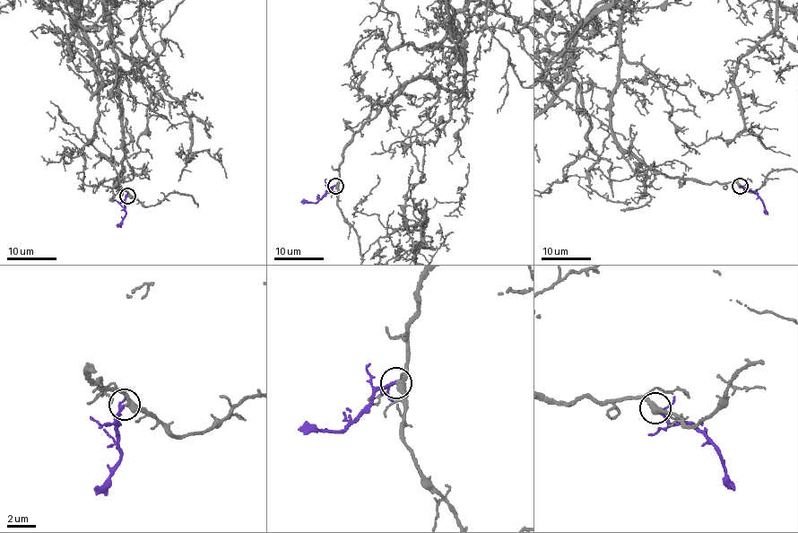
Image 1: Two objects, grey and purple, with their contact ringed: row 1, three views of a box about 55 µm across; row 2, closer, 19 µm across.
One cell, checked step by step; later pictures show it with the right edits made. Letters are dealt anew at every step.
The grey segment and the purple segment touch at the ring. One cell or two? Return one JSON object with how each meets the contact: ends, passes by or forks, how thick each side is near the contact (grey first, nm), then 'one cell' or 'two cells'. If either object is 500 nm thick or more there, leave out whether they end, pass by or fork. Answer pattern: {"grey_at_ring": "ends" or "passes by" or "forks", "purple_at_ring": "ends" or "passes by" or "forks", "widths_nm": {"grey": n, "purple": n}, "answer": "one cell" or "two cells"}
{"grey_at_ring": "passes by", "purple_at_ring": "passes by", "widths_nm": {"grey": 360, "purple": 150}, "answer": "one cell"}

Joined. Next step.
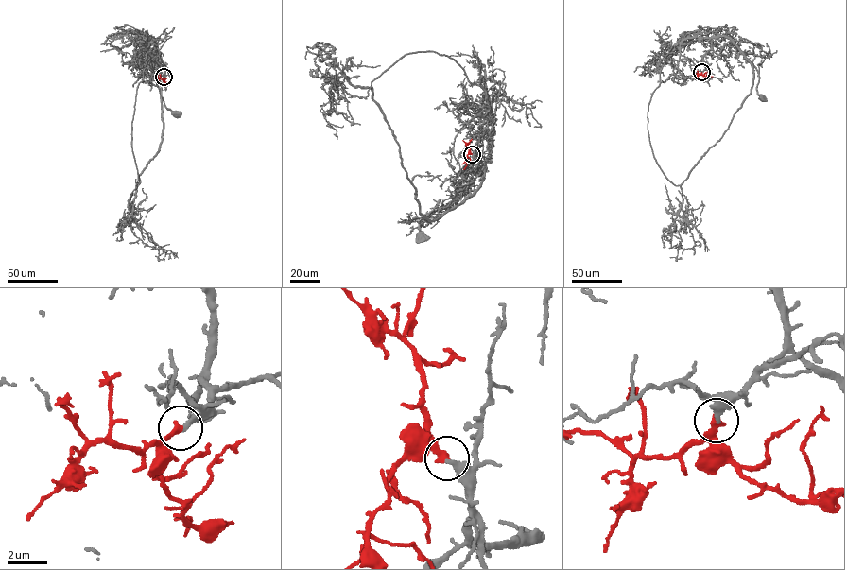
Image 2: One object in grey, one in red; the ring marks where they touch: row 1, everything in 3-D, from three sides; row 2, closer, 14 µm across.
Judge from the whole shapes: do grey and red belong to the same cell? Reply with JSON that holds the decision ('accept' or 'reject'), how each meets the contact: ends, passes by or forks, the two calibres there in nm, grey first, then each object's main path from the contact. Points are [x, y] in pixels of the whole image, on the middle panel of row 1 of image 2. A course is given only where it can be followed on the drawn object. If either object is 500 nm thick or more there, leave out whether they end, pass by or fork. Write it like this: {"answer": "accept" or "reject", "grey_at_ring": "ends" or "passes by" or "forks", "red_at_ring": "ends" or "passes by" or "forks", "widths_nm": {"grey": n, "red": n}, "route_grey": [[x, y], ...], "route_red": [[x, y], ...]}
{"answer": "accept", "grey_at_ring": "ends", "red_at_ring": "ends", "widths_nm": {"grey": 320, "red": 340}, "route_grey": [[472, 154], [474, 160], [479, 156], [477, 166], [483, 167], [477, 190], [424, 226], [419, 224], [422, 236]], "route_red": [[472, 154], [468, 154], [463, 169]]}

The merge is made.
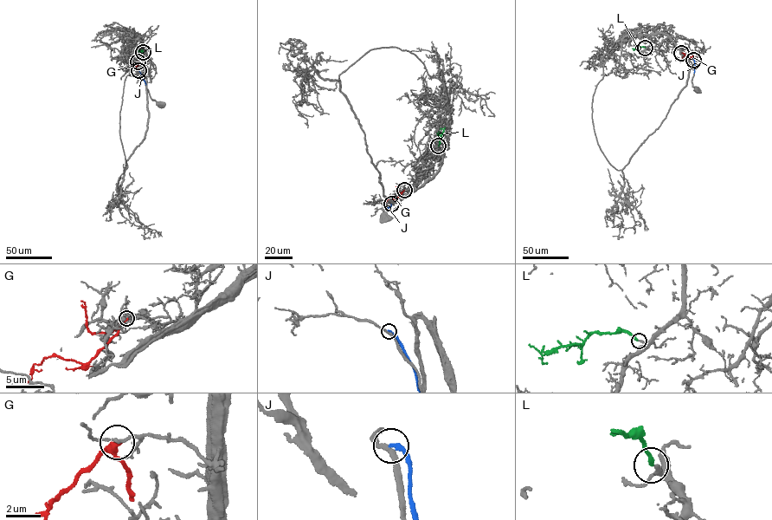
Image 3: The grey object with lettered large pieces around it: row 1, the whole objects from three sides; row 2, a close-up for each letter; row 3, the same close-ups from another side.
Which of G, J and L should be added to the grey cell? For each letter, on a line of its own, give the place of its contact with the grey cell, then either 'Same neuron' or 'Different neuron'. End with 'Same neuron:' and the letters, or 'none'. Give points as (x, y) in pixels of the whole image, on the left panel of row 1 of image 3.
G: Touches grey at (138, 61). Different neuron
J: Touches grey at (138, 70). Different neuron
L: Touches grey at (143, 52). Same neuron
Same neuron: L

